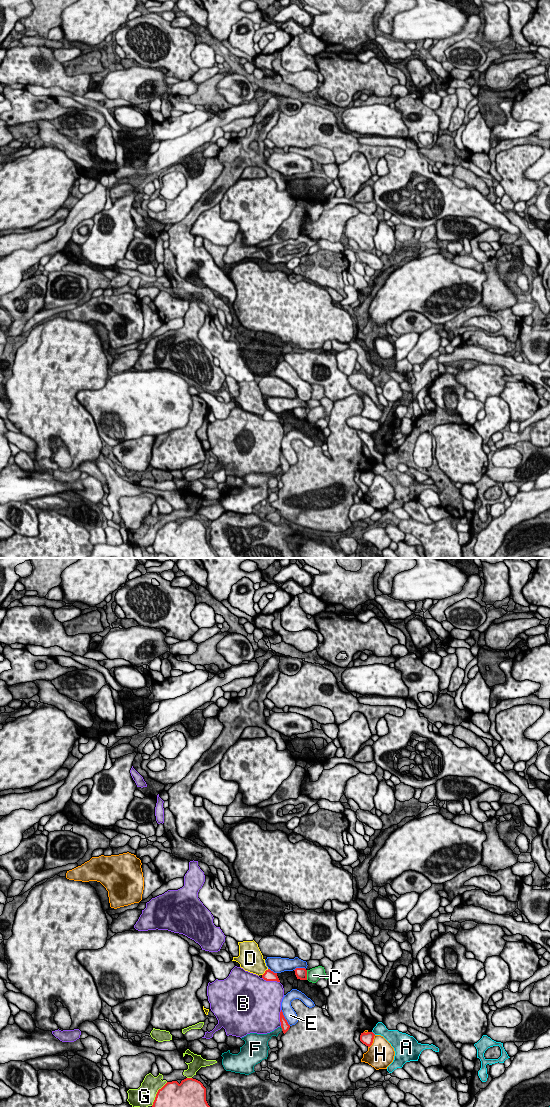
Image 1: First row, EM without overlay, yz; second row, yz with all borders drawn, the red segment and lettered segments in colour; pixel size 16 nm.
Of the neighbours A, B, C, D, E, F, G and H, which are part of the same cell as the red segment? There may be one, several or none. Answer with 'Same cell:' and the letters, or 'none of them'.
Same cell: none of them

